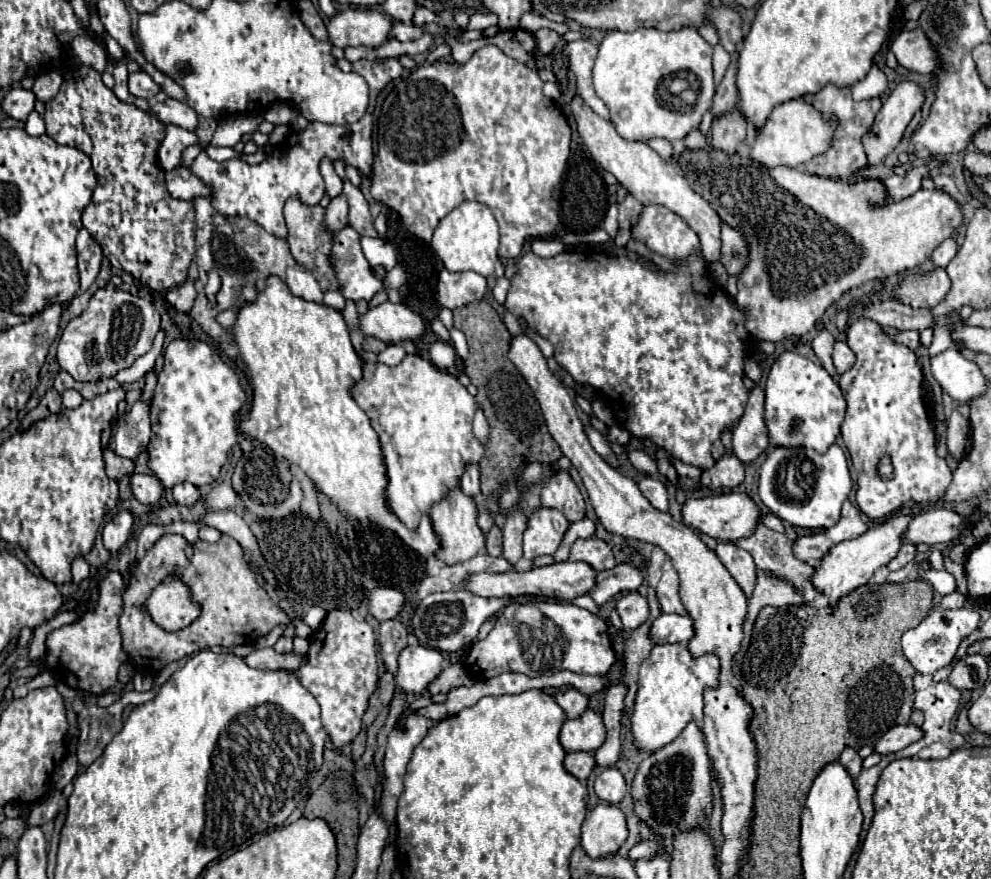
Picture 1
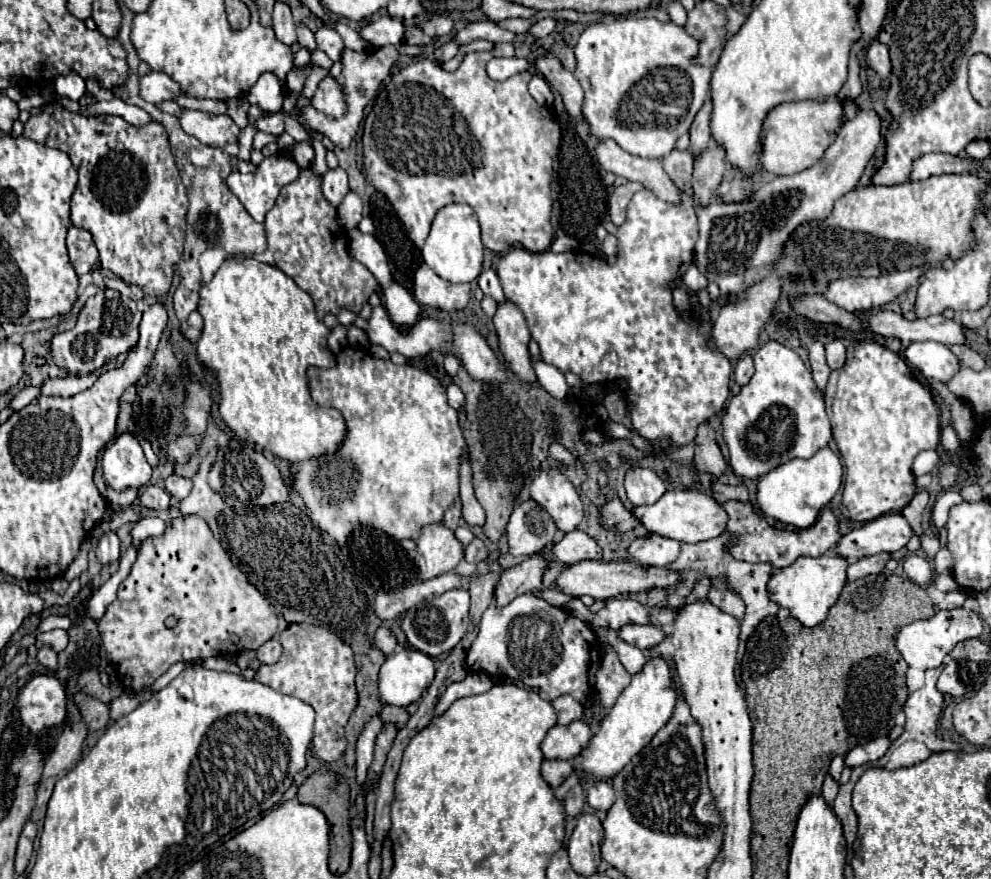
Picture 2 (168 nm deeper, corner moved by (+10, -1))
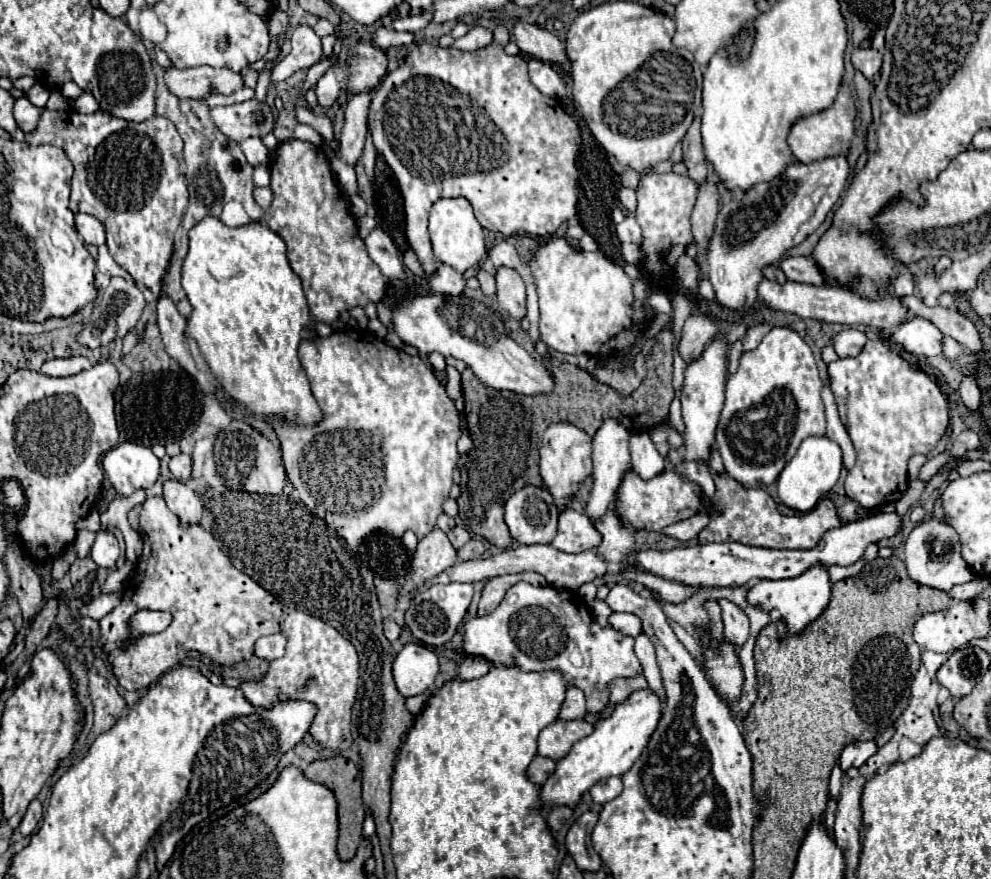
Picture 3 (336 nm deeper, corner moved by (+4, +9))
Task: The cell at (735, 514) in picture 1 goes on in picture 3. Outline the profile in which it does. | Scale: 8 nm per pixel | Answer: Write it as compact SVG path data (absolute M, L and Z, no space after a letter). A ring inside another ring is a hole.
M665 468L661 474L653 476L651 480L639 478L633 470L627 470L617 492L615 492L615 512L623 524L633 530L663 530L683 518L689 518L703 506L701 490L695 482L683 480L673 468Z

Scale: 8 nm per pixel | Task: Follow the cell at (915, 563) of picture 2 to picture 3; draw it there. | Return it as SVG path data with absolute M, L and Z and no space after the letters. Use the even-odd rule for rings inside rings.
M947 518L923 520L911 530L911 534L905 540L905 564L907 564L909 576L915 582L937 590L945 590L945 592L949 592L957 584L963 584L975 578L973 570L967 566L967 562L961 556L961 538Z

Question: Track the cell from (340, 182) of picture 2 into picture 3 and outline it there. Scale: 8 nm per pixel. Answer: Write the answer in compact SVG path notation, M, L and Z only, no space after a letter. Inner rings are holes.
M371 88L369 92L353 94L345 110L345 126L341 132L341 142L337 152L351 166L359 160L363 152L365 134L367 134L367 114L373 96L375 96L375 88Z

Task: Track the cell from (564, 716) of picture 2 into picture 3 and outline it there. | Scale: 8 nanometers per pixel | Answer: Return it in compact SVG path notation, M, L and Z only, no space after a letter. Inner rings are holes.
M569 686L567 696L563 700L563 706L561 706L561 712L559 712L559 718L561 720L579 720L585 714L587 714L587 710L585 710L585 694L579 688Z

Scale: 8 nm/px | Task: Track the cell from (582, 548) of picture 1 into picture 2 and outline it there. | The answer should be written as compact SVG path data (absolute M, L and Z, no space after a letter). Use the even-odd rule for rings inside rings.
M573 530L555 542L553 556L563 564L575 564L581 560L601 560L603 550L591 536L581 530Z

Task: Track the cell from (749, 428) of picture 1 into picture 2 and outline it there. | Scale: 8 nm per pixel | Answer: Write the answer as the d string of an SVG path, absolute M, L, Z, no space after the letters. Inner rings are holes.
M745 356L735 364L735 382L739 386L747 386L753 376L753 358Z

